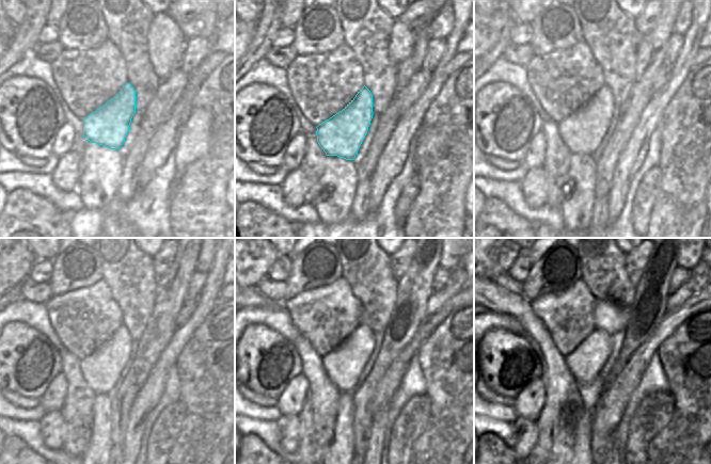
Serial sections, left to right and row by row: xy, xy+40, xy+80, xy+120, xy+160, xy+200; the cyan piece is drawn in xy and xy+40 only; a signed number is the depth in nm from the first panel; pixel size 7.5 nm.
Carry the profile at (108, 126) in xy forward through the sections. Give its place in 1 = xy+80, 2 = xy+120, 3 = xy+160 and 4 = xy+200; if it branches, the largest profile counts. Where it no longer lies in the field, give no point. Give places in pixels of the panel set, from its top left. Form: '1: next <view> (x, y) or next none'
1: next xy+80 (582, 132)
2: next xy+120 (101, 369)
3: next xy+160 (343, 366)
4: next xy+200 (585, 363)

